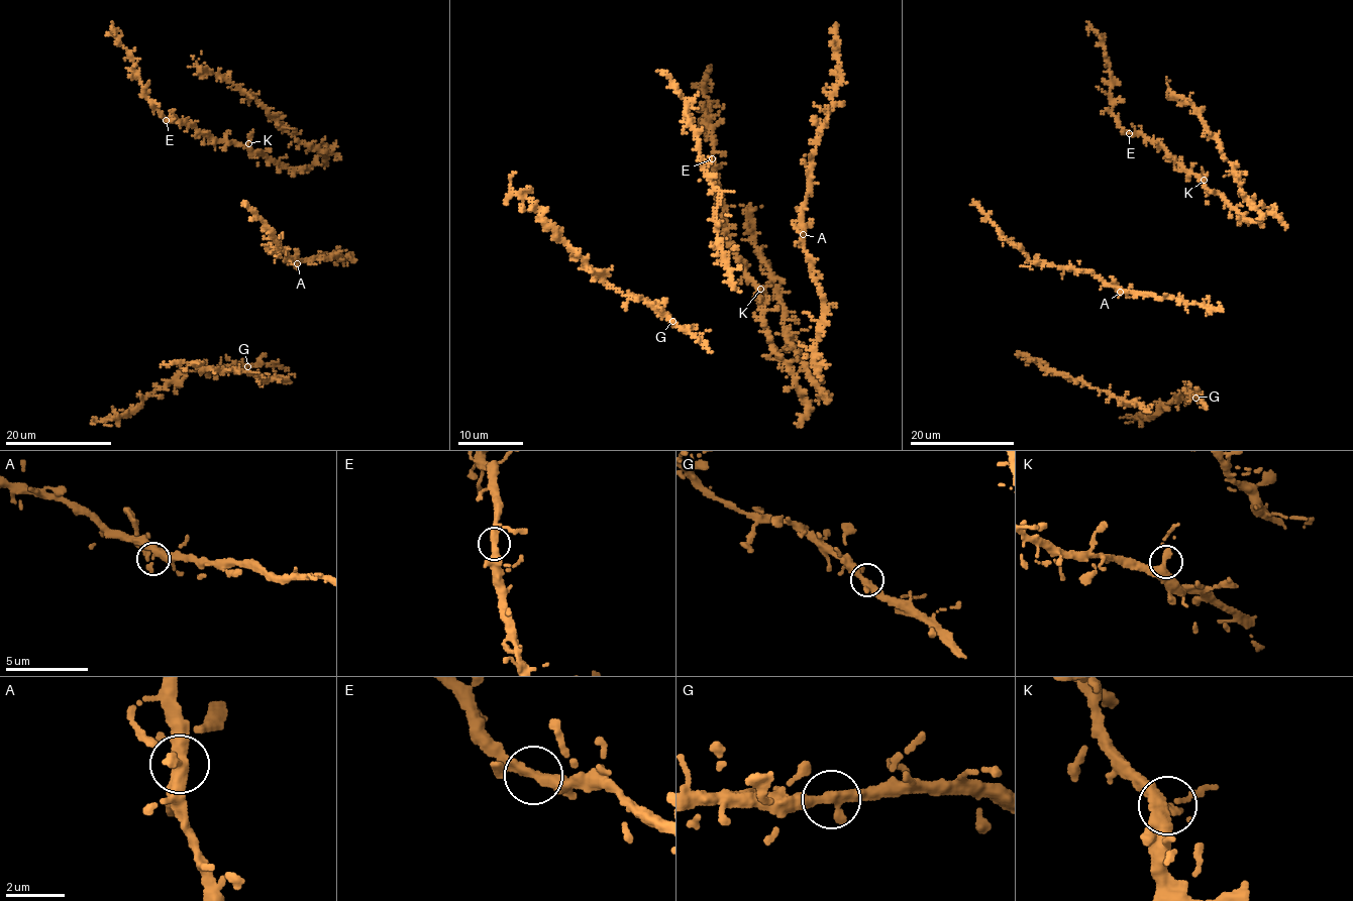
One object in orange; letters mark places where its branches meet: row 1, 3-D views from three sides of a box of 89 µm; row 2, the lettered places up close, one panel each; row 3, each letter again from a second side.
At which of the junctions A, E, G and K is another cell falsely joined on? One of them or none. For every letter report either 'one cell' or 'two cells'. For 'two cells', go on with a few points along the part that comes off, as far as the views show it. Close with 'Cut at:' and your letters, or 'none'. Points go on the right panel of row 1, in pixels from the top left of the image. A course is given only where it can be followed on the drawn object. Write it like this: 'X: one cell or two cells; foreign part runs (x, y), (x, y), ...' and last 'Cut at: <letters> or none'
A: one cell
E: one cell
G: one cell
K: one cell
Cut at: none

